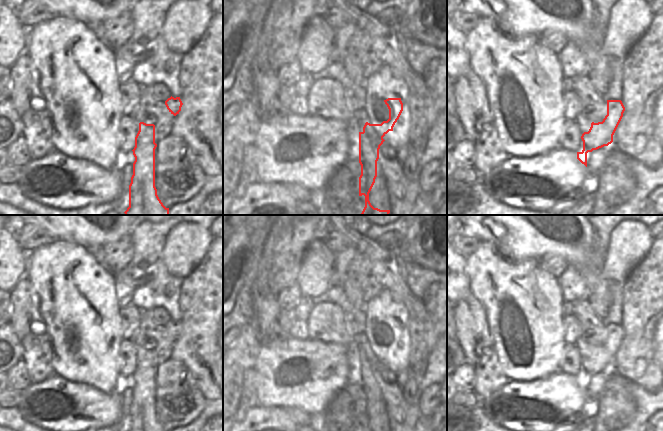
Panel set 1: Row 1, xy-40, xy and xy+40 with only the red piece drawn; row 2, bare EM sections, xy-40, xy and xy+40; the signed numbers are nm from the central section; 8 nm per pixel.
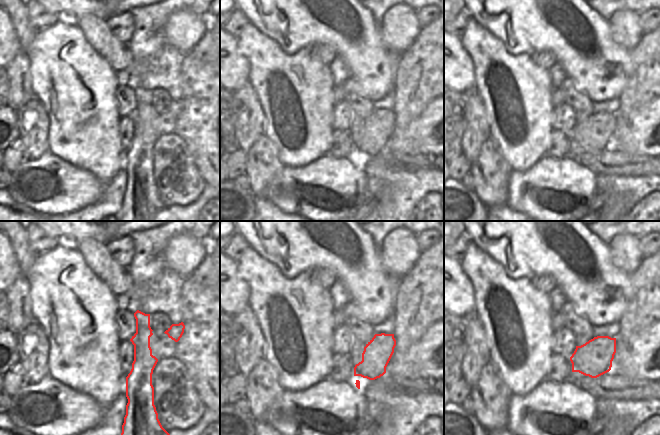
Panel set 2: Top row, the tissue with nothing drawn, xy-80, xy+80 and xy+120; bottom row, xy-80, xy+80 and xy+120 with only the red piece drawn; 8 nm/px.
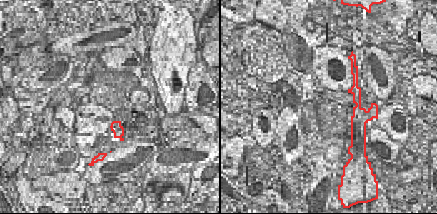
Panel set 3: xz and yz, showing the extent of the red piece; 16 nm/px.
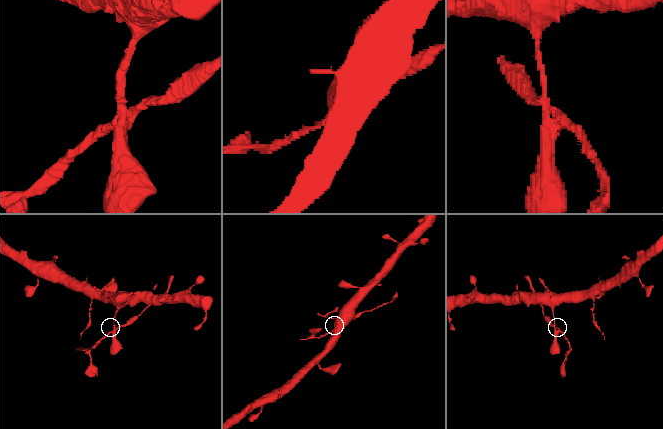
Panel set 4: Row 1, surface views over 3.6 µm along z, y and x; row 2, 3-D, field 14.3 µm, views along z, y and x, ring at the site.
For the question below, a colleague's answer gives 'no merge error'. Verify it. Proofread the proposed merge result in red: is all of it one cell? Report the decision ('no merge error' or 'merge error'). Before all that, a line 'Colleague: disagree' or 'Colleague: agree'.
Colleague: disagree
merge error

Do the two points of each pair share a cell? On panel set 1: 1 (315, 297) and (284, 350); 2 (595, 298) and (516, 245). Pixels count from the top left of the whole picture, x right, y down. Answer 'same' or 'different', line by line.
1: same
2: same

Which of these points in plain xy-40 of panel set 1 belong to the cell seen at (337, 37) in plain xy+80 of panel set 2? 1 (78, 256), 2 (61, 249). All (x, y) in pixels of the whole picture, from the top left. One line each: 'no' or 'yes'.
1: no
2: no

